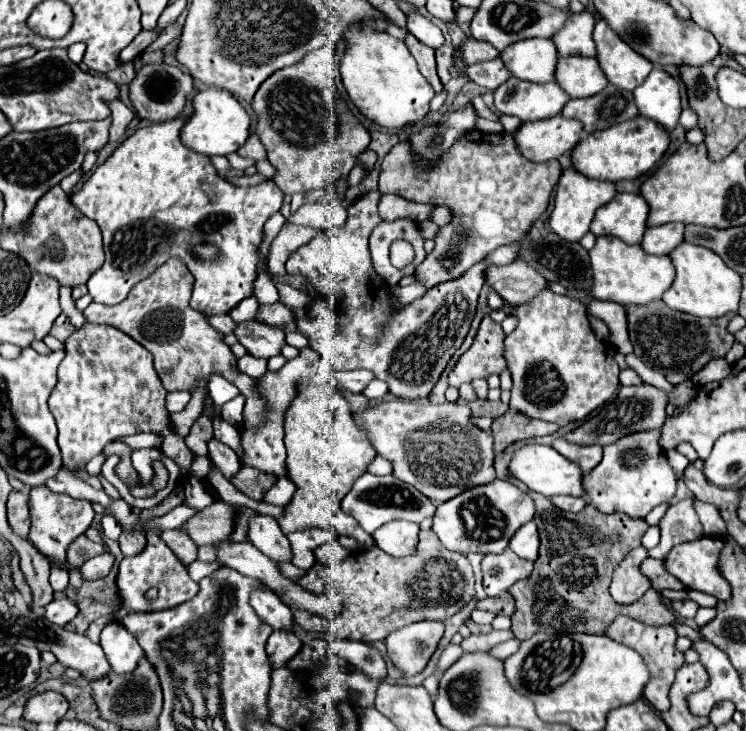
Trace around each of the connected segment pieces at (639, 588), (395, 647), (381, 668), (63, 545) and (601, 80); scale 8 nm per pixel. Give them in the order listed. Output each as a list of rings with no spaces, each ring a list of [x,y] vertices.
[[[640,546],[636,550],[632,550],[622,564],[614,570],[614,578],[612,578],[612,586],[610,586],[610,594],[618,604],[632,604],[636,602],[646,590],[652,588],[652,582],[642,576],[640,564],[648,558],[648,552]]]
[[[414,622],[386,638],[388,656],[404,676],[414,676],[428,664],[442,634],[444,622]]]
[[[334,640],[330,642],[330,654],[344,658],[360,672],[364,672],[370,680],[386,680],[388,676],[386,660],[374,644],[354,640]]]
[[[34,486],[30,488],[30,542],[34,544],[34,548],[48,558],[50,564],[60,566],[66,564],[66,550],[70,546],[70,542],[74,542],[94,520],[94,510],[90,506],[88,500],[76,500],[68,494],[58,494],[52,492],[46,486]]]
[[[568,56],[558,58],[556,82],[570,98],[588,98],[606,88],[608,80],[602,76],[596,58]]]

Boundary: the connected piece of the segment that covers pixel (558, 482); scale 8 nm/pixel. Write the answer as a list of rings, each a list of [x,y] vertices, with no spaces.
[[[526,444],[518,450],[514,450],[512,460],[508,464],[510,472],[528,486],[528,490],[538,492],[542,496],[556,496],[556,494],[568,494],[568,496],[582,496],[582,472],[580,468],[566,460],[562,454],[558,454],[552,446],[542,444]]]

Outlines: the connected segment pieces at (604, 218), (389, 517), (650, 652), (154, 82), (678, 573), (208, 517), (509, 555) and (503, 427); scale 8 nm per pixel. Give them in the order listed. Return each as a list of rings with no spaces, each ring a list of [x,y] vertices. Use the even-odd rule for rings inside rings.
[[[616,194],[594,214],[590,232],[594,236],[616,236],[626,244],[640,244],[646,230],[648,204],[640,194]]]
[[[364,474],[360,480],[356,480],[354,488],[348,492],[348,496],[344,496],[342,500],[342,510],[348,512],[350,516],[354,516],[358,520],[358,524],[368,532],[372,534],[376,528],[384,526],[386,522],[392,522],[392,520],[408,520],[408,522],[422,522],[424,518],[432,518],[434,512],[436,512],[436,504],[420,494],[416,488],[412,488],[410,484],[390,476],[374,476],[374,474]],[[378,490],[378,494],[382,496],[374,496]]]
[[[618,616],[608,628],[606,628],[606,636],[610,636],[612,640],[626,644],[630,648],[634,648],[636,652],[640,652],[640,656],[644,658],[648,670],[650,670],[650,682],[644,688],[644,698],[658,710],[658,712],[666,712],[670,708],[668,702],[668,690],[674,682],[674,674],[676,670],[684,664],[684,654],[676,650],[676,630],[672,626],[648,626],[642,622],[636,622],[628,616]]]
[[[150,64],[136,72],[136,78],[130,84],[130,100],[140,118],[148,118],[150,122],[166,122],[180,114],[192,90],[194,90],[194,82],[190,80],[190,74],[186,74],[180,66]]]
[[[702,536],[694,542],[678,544],[666,556],[664,568],[674,578],[678,578],[684,584],[684,588],[712,594],[718,600],[728,600],[730,598],[730,584],[720,572],[720,552],[722,552],[722,548],[724,548],[724,540],[722,538],[710,538],[710,536]]]
[[[216,500],[212,506],[196,512],[180,528],[196,546],[214,544],[214,540],[226,540],[230,536],[234,528],[234,510],[226,502]]]
[[[510,548],[502,554],[486,554],[482,560],[484,590],[488,596],[498,596],[514,582],[526,578],[532,572],[532,562],[516,556]]]
[[[508,408],[502,416],[492,422],[492,436],[494,436],[494,450],[502,452],[508,444],[524,438],[546,436],[556,432],[558,426],[554,422],[544,422],[538,418],[528,418],[526,414]]]

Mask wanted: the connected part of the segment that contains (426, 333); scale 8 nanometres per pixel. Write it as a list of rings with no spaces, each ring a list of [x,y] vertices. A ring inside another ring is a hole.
[[[368,192],[368,194],[366,194],[366,196],[362,196],[362,198],[360,198],[360,200],[356,200],[356,202],[354,202],[354,204],[352,204],[352,206],[350,206],[350,216],[348,216],[348,220],[346,220],[346,224],[344,224],[344,226],[342,226],[342,228],[332,228],[332,230],[324,230],[324,232],[320,232],[320,234],[318,234],[318,236],[316,236],[316,238],[312,238],[312,240],[310,240],[310,242],[308,242],[308,244],[304,244],[304,246],[300,246],[300,248],[298,248],[298,250],[296,250],[296,252],[294,252],[294,254],[290,254],[290,258],[288,258],[288,262],[286,262],[286,272],[288,272],[288,274],[298,274],[298,276],[304,276],[304,278],[306,278],[306,280],[308,280],[308,282],[310,282],[310,286],[312,286],[312,288],[308,288],[308,290],[304,290],[304,292],[306,292],[306,294],[308,294],[308,296],[309,296],[309,298],[312,298],[312,299],[311,299],[311,301],[310,301],[310,302],[309,302],[309,303],[308,303],[308,305],[307,305],[307,309],[308,309],[308,311],[307,311],[307,314],[308,314],[308,316],[309,316],[309,317],[310,317],[310,318],[309,318],[309,319],[306,319],[306,320],[298,320],[298,319],[296,319],[296,326],[297,326],[297,329],[298,329],[298,330],[303,330],[303,333],[304,333],[304,335],[305,335],[305,336],[306,336],[306,337],[307,337],[307,338],[308,338],[308,339],[309,339],[309,342],[310,342],[310,346],[308,346],[308,347],[306,347],[306,348],[312,348],[312,350],[314,350],[314,352],[316,352],[316,354],[318,354],[318,356],[320,356],[320,360],[319,360],[319,364],[318,364],[318,370],[316,370],[316,374],[315,374],[315,375],[314,375],[314,376],[313,376],[313,377],[309,377],[309,378],[308,378],[308,380],[307,380],[307,379],[305,379],[305,380],[306,380],[306,381],[309,381],[309,382],[308,382],[308,383],[307,383],[307,382],[306,382],[306,383],[304,383],[304,382],[305,382],[305,380],[304,380],[304,381],[303,381],[303,380],[302,380],[302,383],[299,383],[299,385],[298,385],[298,386],[300,386],[300,384],[316,384],[316,386],[332,386],[332,368],[333,368],[333,370],[334,370],[334,371],[343,371],[343,372],[352,372],[352,370],[356,370],[356,368],[366,368],[366,370],[370,370],[370,372],[374,372],[374,376],[375,376],[375,378],[380,378],[380,380],[384,380],[384,382],[386,382],[386,384],[388,384],[388,390],[390,390],[390,394],[394,394],[394,396],[396,396],[396,398],[408,398],[408,400],[416,400],[416,398],[426,398],[426,396],[430,396],[430,392],[432,392],[432,388],[434,388],[434,386],[436,386],[436,382],[438,382],[438,378],[440,378],[440,374],[442,374],[442,370],[444,370],[444,368],[446,368],[446,364],[448,364],[448,362],[450,362],[450,358],[452,358],[452,354],[454,354],[454,352],[456,352],[456,350],[458,350],[458,348],[460,348],[460,346],[462,346],[462,342],[464,342],[464,338],[466,338],[466,334],[468,334],[468,330],[470,330],[470,324],[472,324],[472,318],[474,318],[474,310],[476,310],[476,300],[478,300],[478,294],[480,294],[480,288],[482,288],[482,284],[484,284],[484,276],[486,276],[486,270],[488,270],[488,268],[490,268],[490,266],[492,266],[492,264],[494,264],[494,266],[504,266],[504,264],[510,264],[510,262],[512,262],[512,260],[514,260],[514,258],[516,258],[516,252],[518,252],[518,244],[510,244],[510,246],[502,246],[502,248],[496,248],[496,250],[494,250],[494,252],[492,252],[492,254],[490,254],[490,256],[486,256],[486,258],[484,258],[484,260],[480,260],[480,262],[478,262],[478,264],[474,264],[474,266],[472,266],[472,268],[470,268],[470,270],[466,270],[466,272],[464,272],[464,274],[462,274],[462,276],[460,276],[460,278],[454,278],[454,280],[448,280],[448,282],[440,282],[440,284],[436,284],[436,286],[432,286],[432,288],[430,288],[430,290],[428,290],[428,292],[426,292],[426,294],[424,294],[424,296],[422,296],[422,298],[418,298],[418,300],[414,300],[414,302],[410,302],[410,304],[406,304],[406,306],[400,306],[400,304],[398,304],[398,300],[396,300],[396,298],[394,298],[394,296],[392,296],[392,294],[390,294],[390,288],[388,288],[388,284],[386,284],[386,282],[384,282],[384,278],[380,278],[380,276],[378,276],[378,274],[376,274],[376,270],[374,270],[374,266],[372,266],[372,262],[370,262],[370,250],[368,250],[368,236],[370,236],[370,234],[372,234],[372,230],[374,230],[374,228],[376,228],[376,226],[378,226],[378,224],[380,224],[380,222],[382,222],[382,218],[380,218],[380,214],[378,214],[378,200],[380,200],[380,192]],[[322,361],[324,361],[324,362],[327,362],[327,363],[330,363],[330,364],[331,364],[331,366],[332,366],[332,368],[329,368],[329,367],[328,367],[328,375],[325,375],[325,374],[323,374],[323,373],[322,373],[322,372],[321,372],[321,371],[322,371],[322,370],[321,370],[321,366],[322,366]]]

